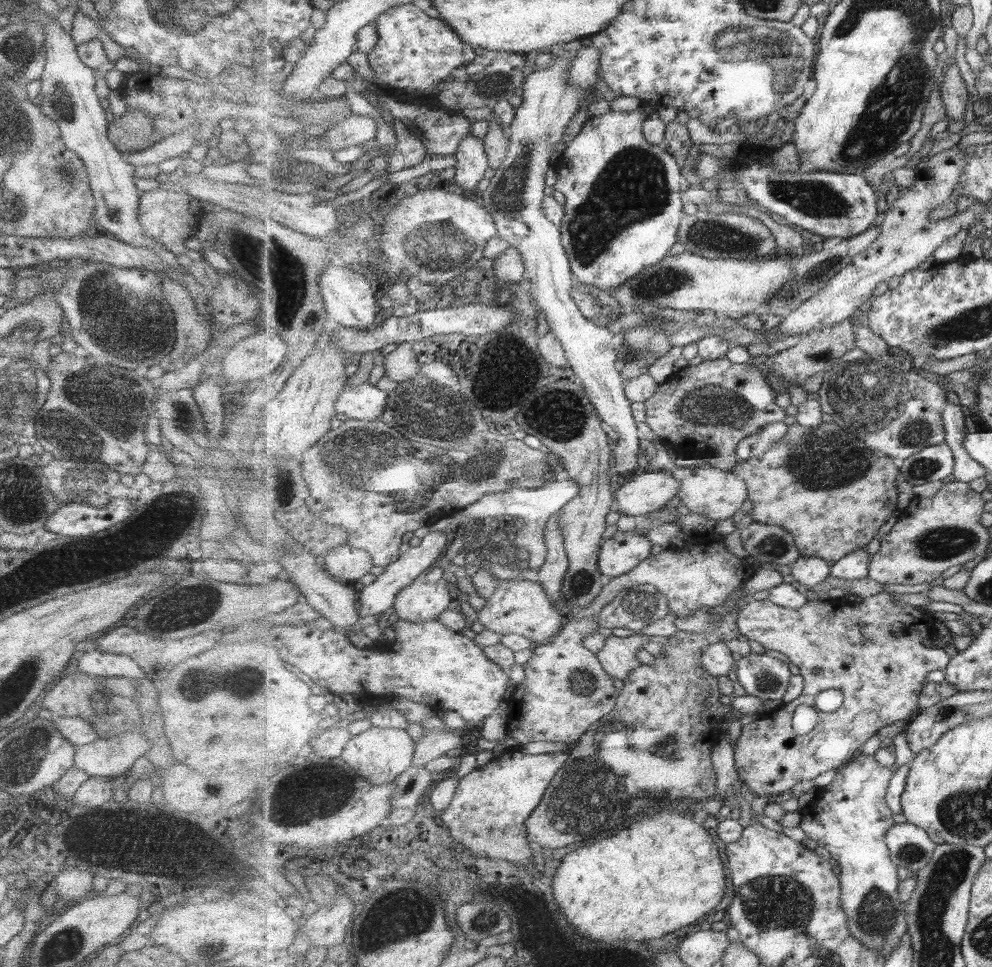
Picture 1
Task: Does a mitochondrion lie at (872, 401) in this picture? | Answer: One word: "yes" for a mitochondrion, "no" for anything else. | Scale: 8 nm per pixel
yes

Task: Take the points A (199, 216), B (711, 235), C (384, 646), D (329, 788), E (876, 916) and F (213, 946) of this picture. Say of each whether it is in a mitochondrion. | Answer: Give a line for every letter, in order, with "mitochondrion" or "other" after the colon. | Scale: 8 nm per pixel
A: other
B: mitochondrion
C: other
D: mitochondrion
E: mitochondrion
F: mitochondrion

